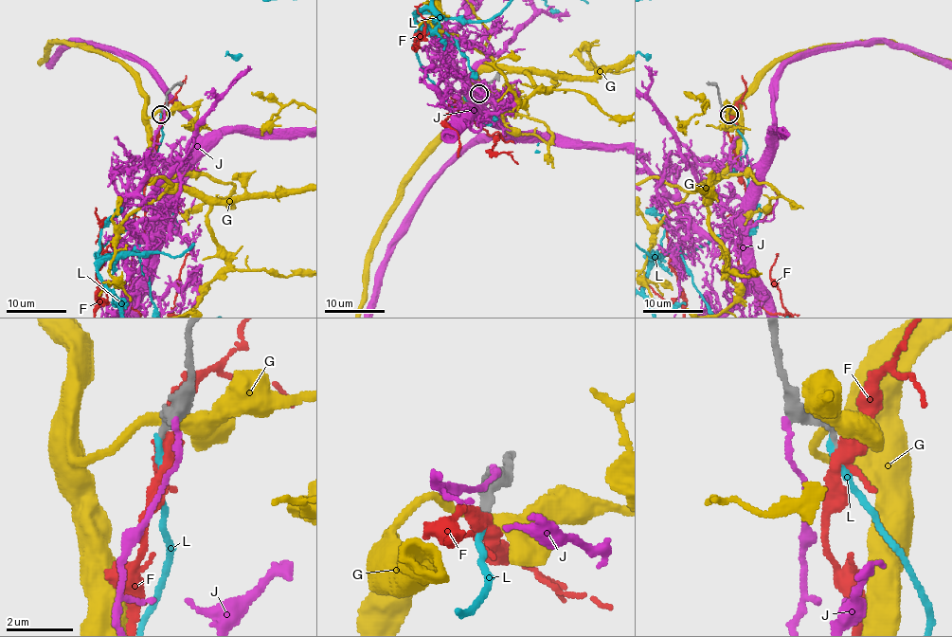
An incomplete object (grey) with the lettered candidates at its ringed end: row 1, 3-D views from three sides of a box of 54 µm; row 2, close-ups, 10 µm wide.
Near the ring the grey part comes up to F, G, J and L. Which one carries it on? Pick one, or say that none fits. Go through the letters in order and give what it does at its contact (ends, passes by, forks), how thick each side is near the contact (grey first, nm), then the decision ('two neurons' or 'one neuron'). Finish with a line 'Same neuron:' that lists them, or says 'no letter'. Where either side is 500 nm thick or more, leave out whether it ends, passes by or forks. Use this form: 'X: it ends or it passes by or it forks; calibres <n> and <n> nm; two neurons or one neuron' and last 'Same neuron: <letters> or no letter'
F: it forks; calibres 200 and 320 nm; two neurons
G: it passes by; calibres 320 and 320 nm; two neurons
J: it ends; calibres 400 and 190 nm; two neurons
L: it ends; calibres 240 and 180 nm; one neuron
Same neuron: L

